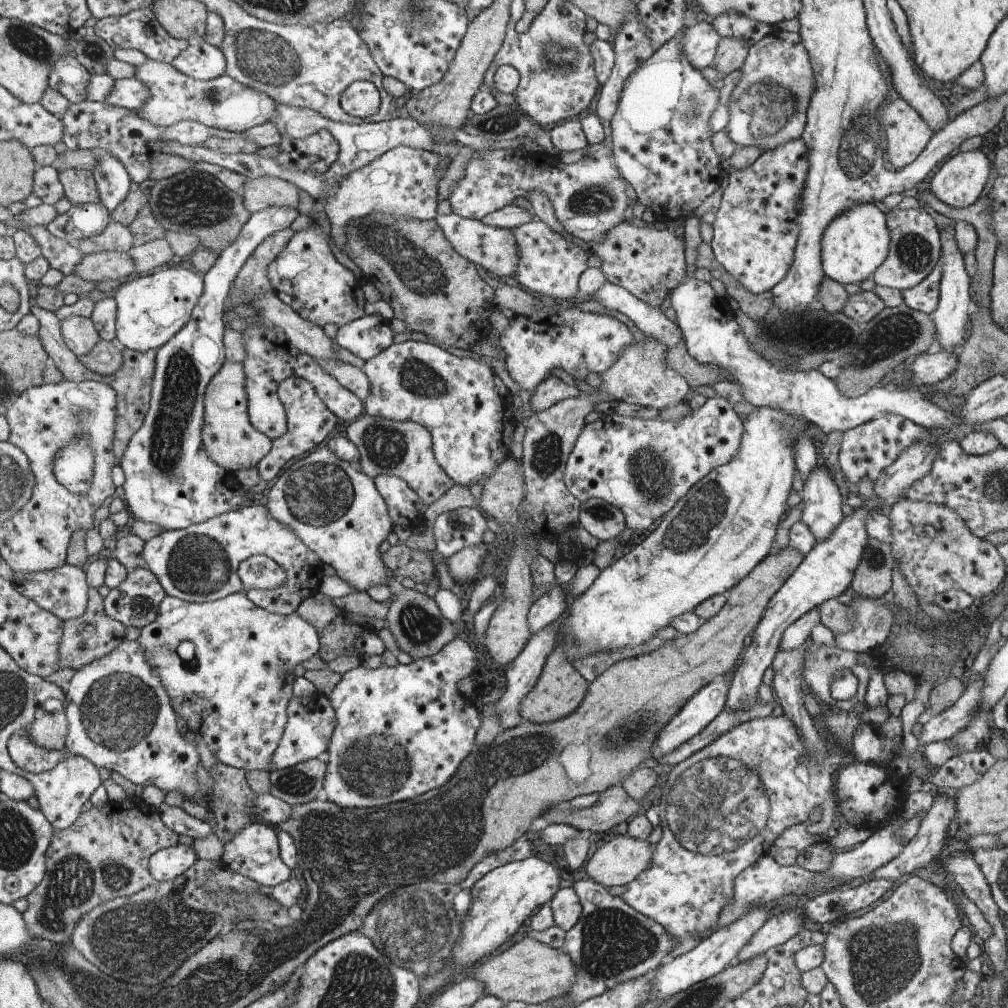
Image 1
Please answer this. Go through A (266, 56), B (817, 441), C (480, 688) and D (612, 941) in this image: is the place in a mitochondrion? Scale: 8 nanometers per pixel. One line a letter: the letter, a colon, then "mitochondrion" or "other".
A: mitochondrion
B: other
C: other
D: mitochondrion

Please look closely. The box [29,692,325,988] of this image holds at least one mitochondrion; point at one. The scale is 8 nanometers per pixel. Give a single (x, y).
(139, 940)

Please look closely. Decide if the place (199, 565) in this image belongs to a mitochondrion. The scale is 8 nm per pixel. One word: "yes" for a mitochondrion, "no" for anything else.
yes

